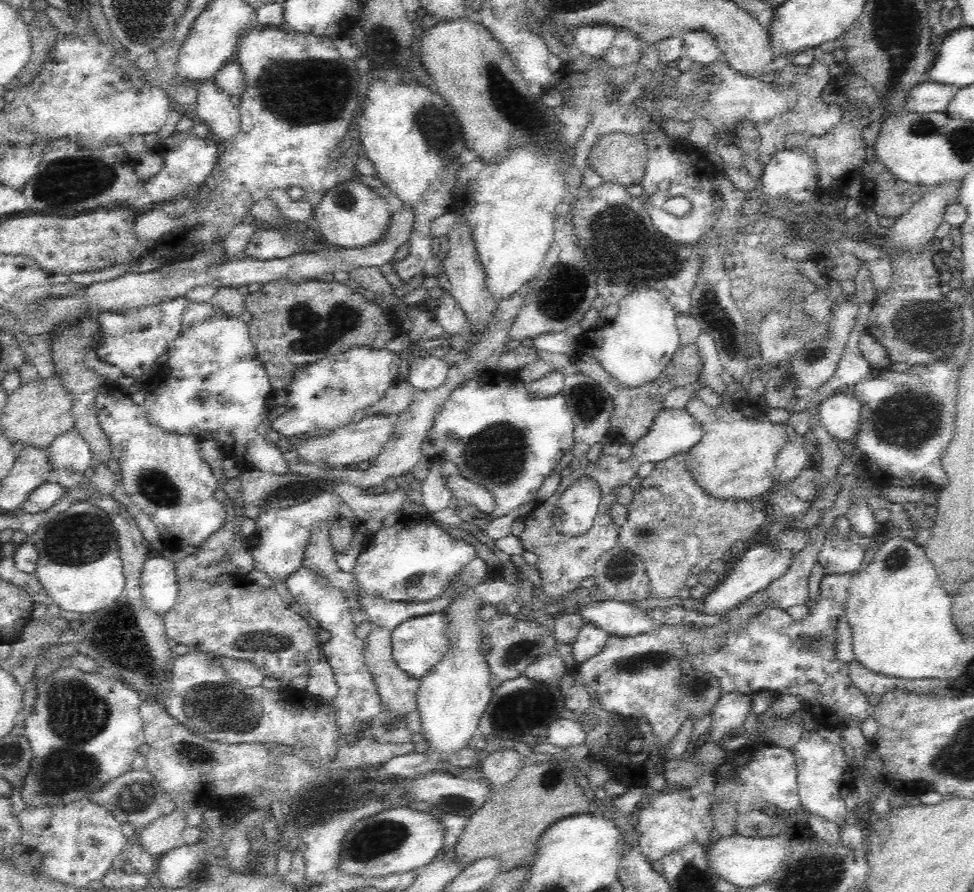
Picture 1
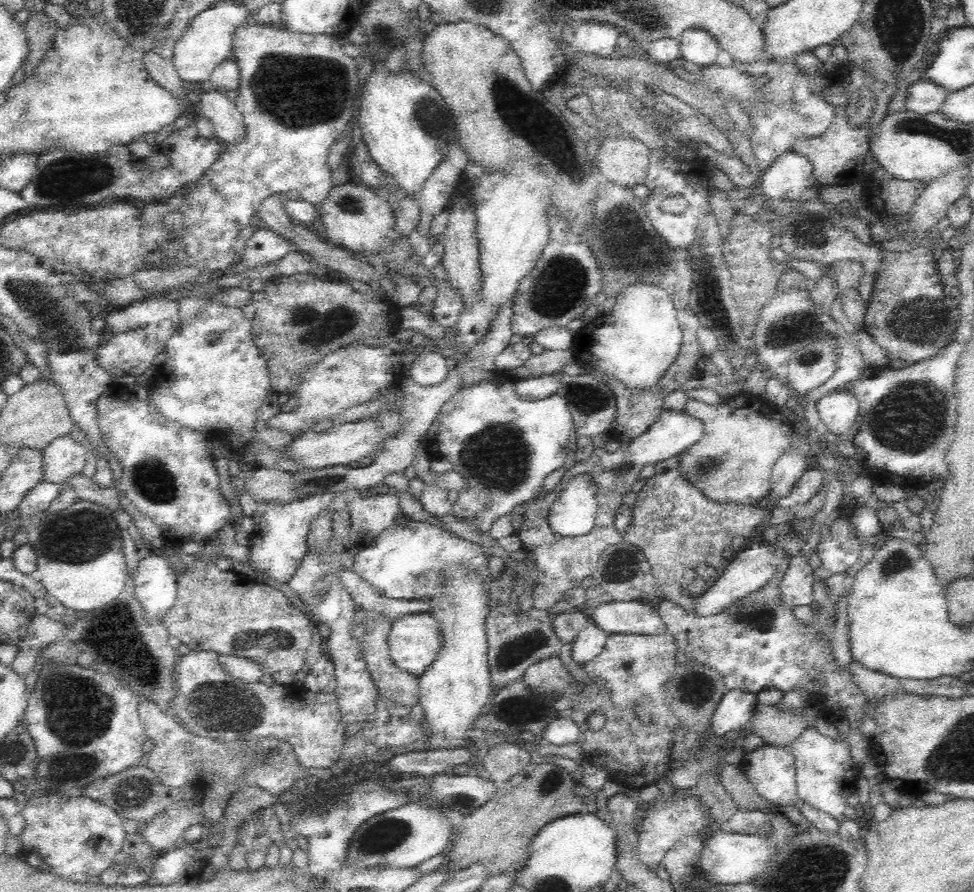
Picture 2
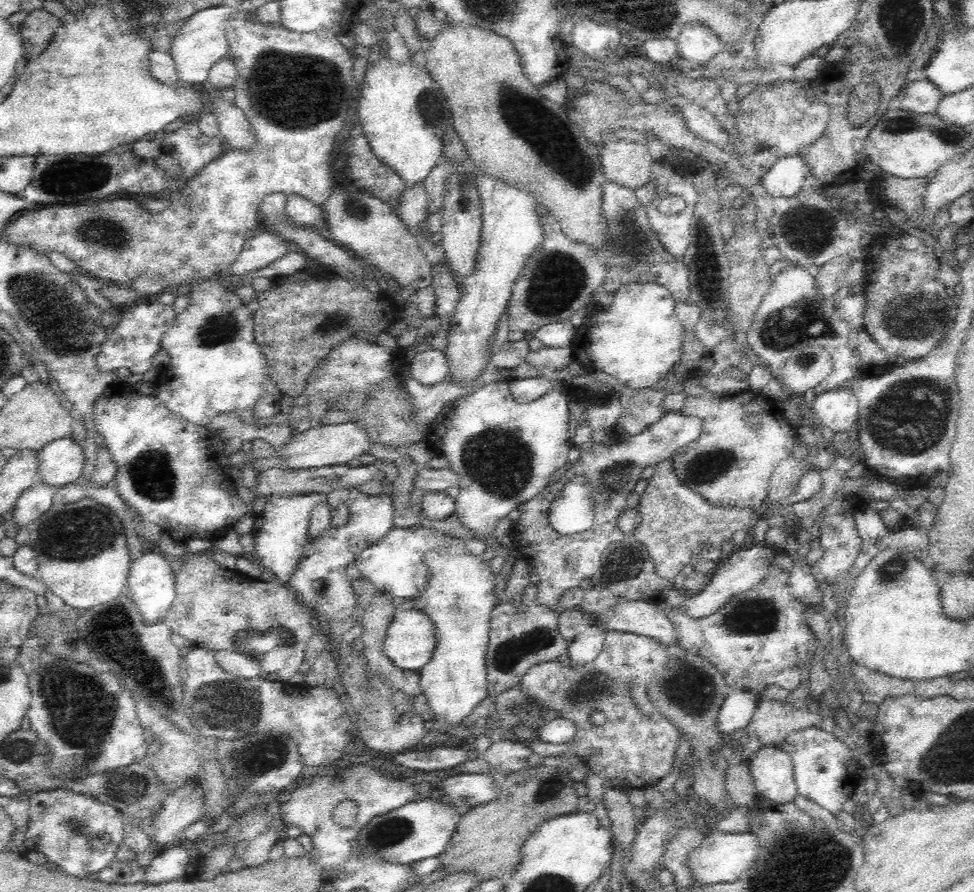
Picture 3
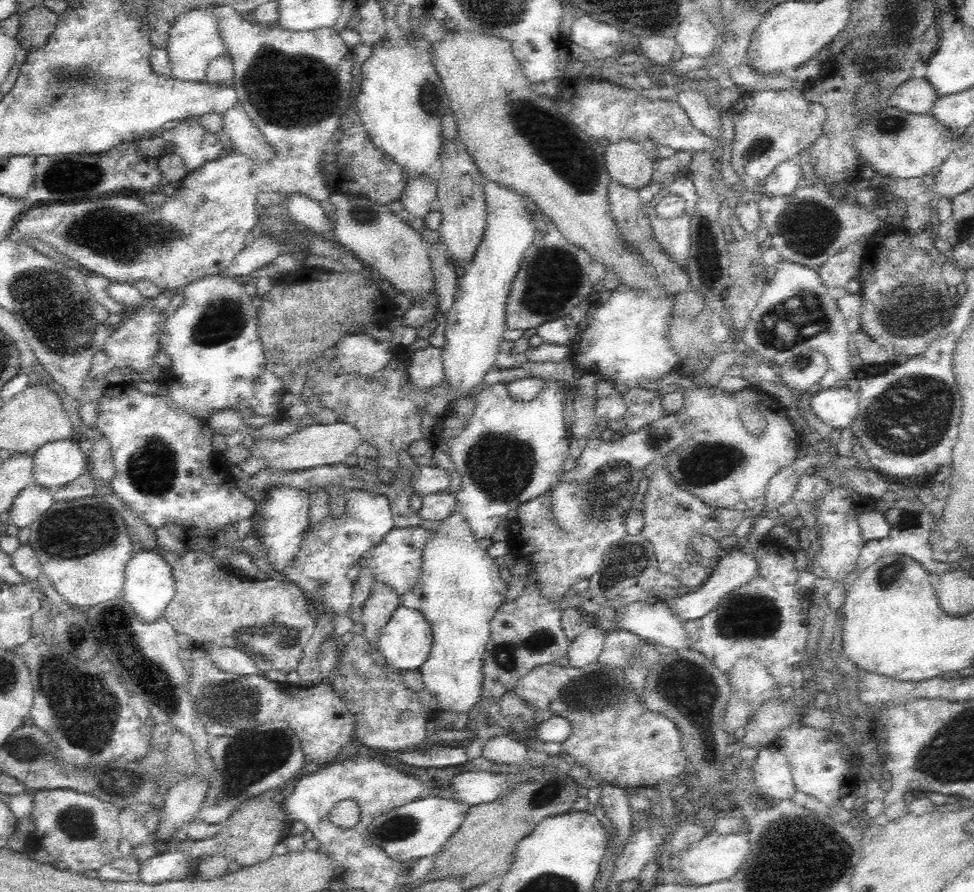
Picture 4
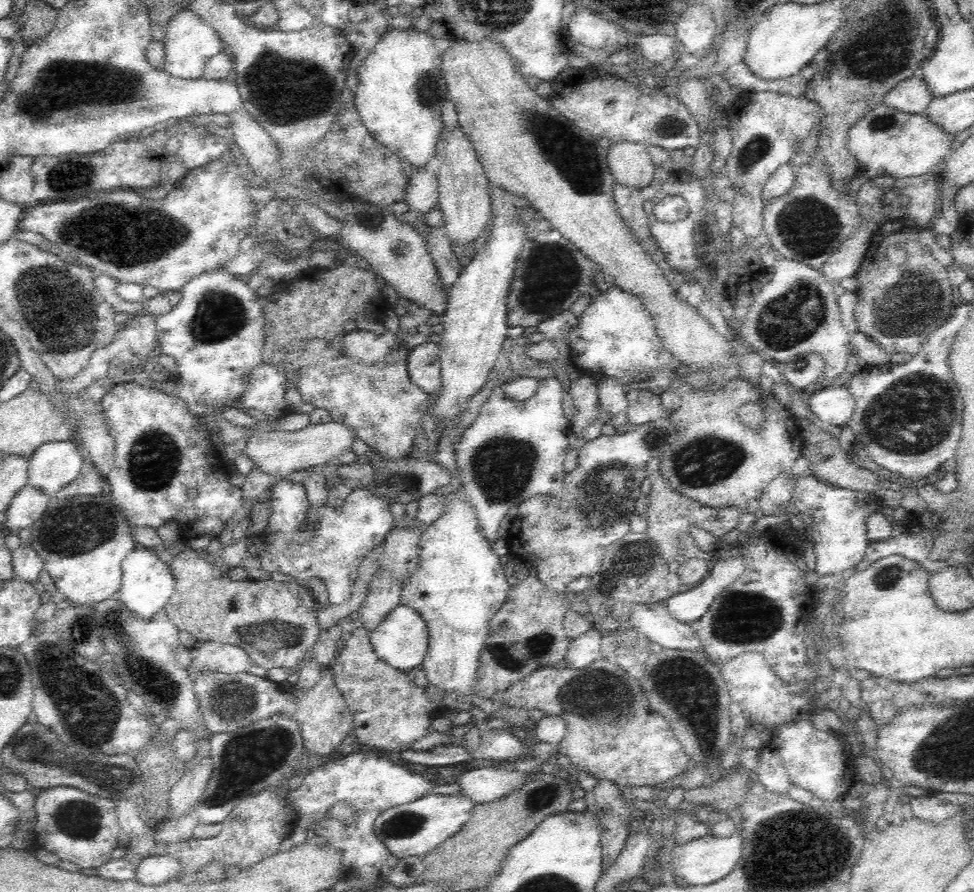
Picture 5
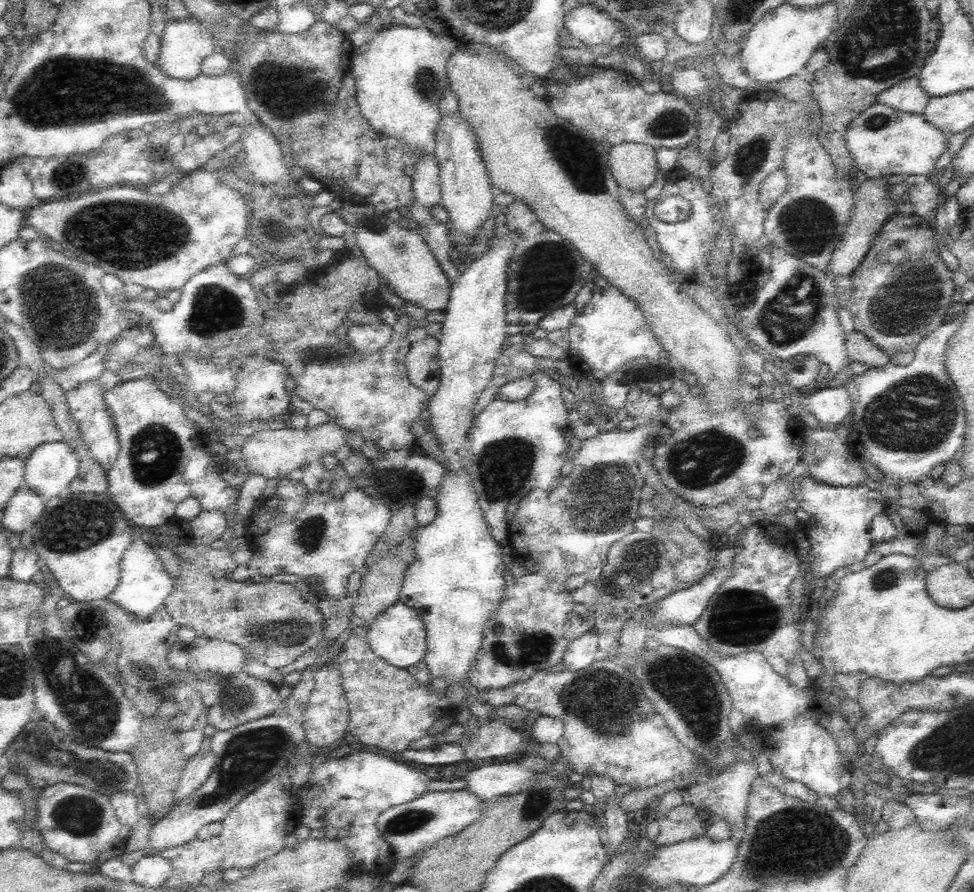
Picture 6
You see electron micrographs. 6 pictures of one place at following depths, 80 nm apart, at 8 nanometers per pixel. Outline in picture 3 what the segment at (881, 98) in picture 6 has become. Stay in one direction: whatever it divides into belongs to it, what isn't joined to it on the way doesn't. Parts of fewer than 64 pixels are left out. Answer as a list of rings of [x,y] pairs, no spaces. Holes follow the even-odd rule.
[[[927,79],[910,81],[896,97],[901,109],[917,113],[934,113],[943,98],[940,89]]]

